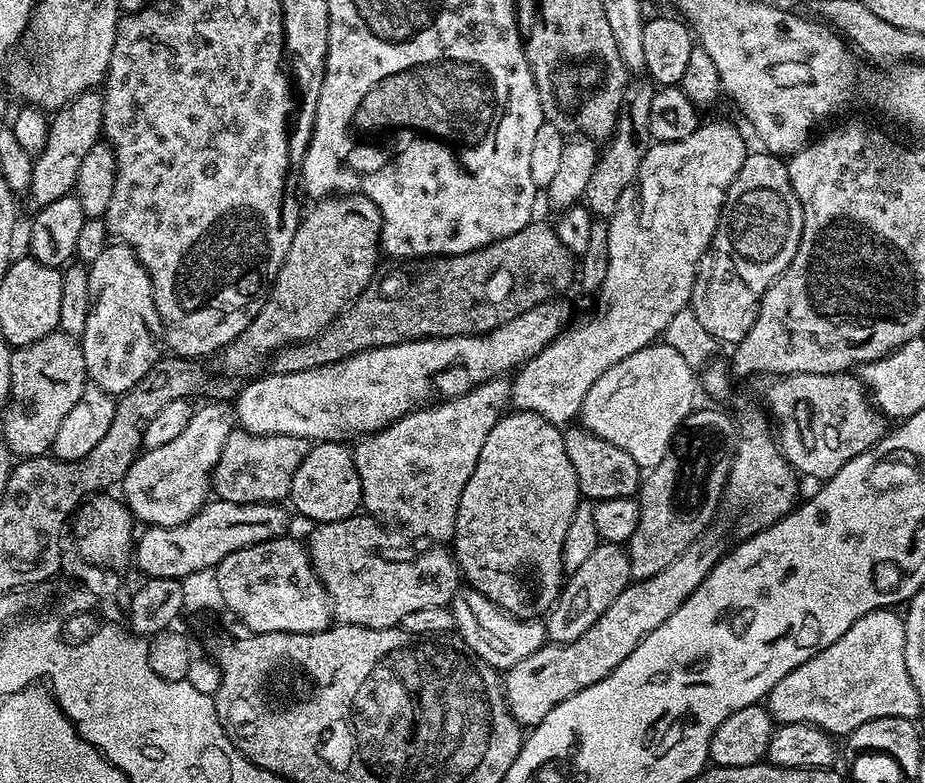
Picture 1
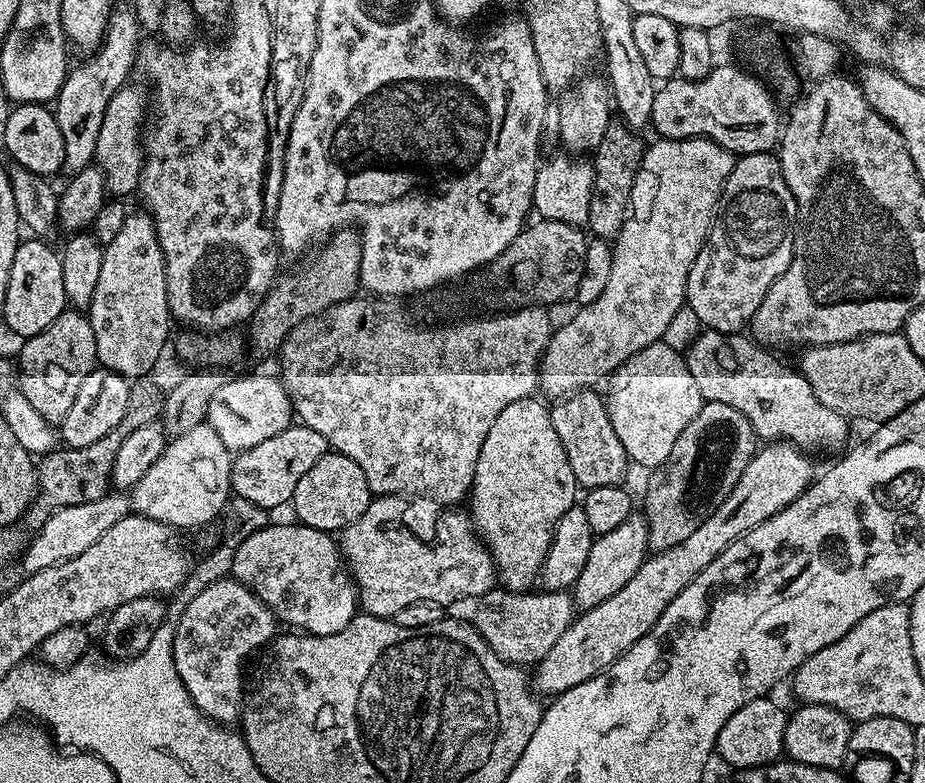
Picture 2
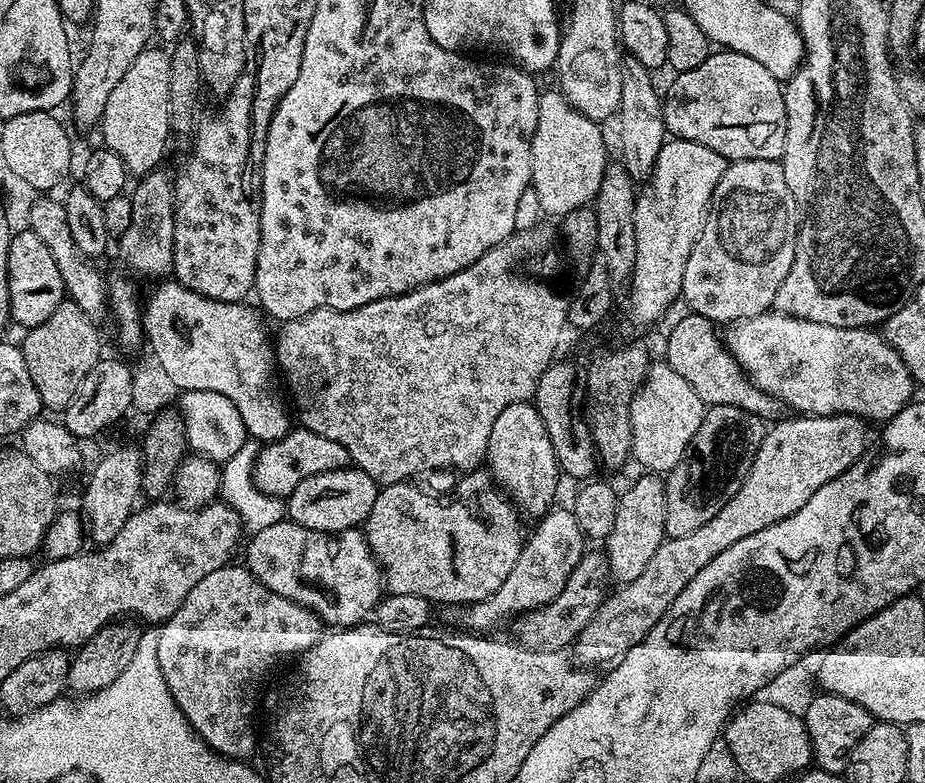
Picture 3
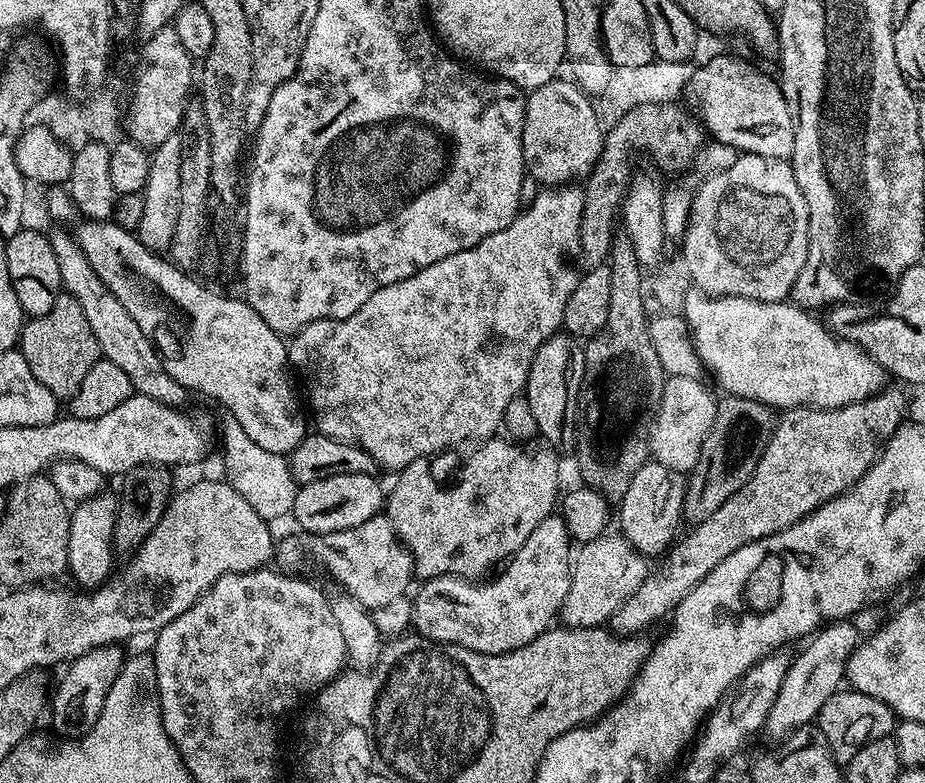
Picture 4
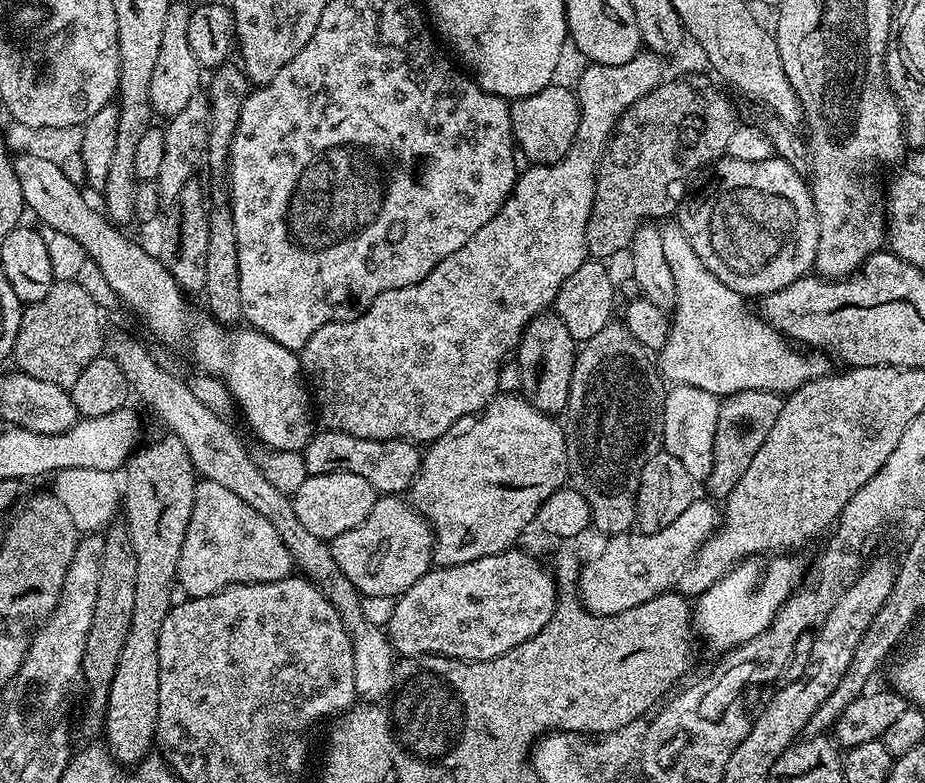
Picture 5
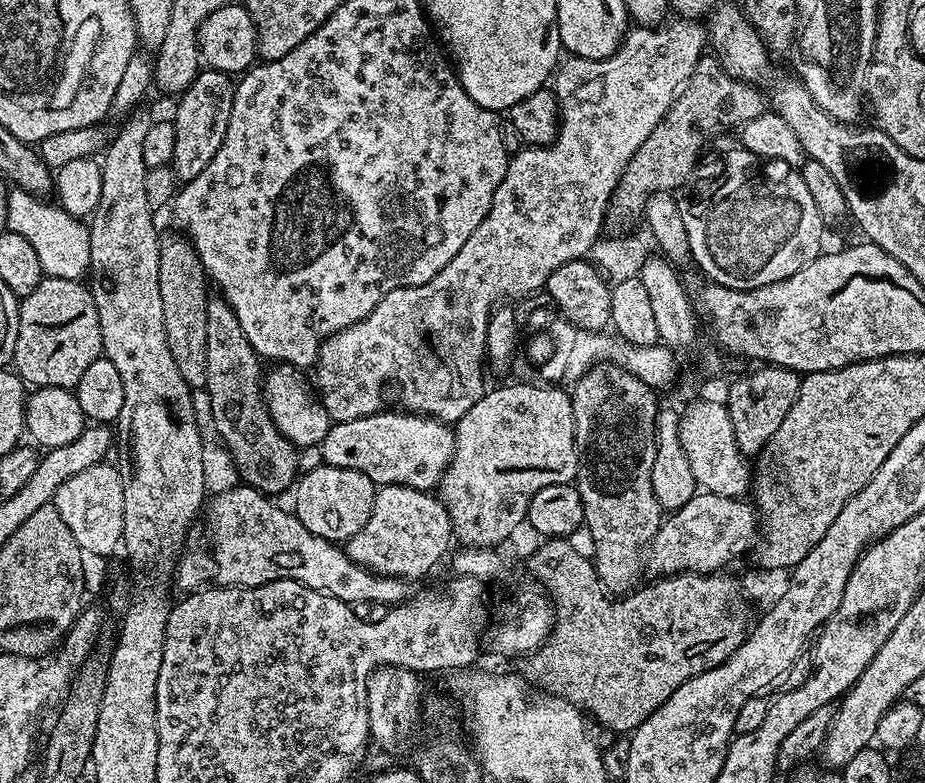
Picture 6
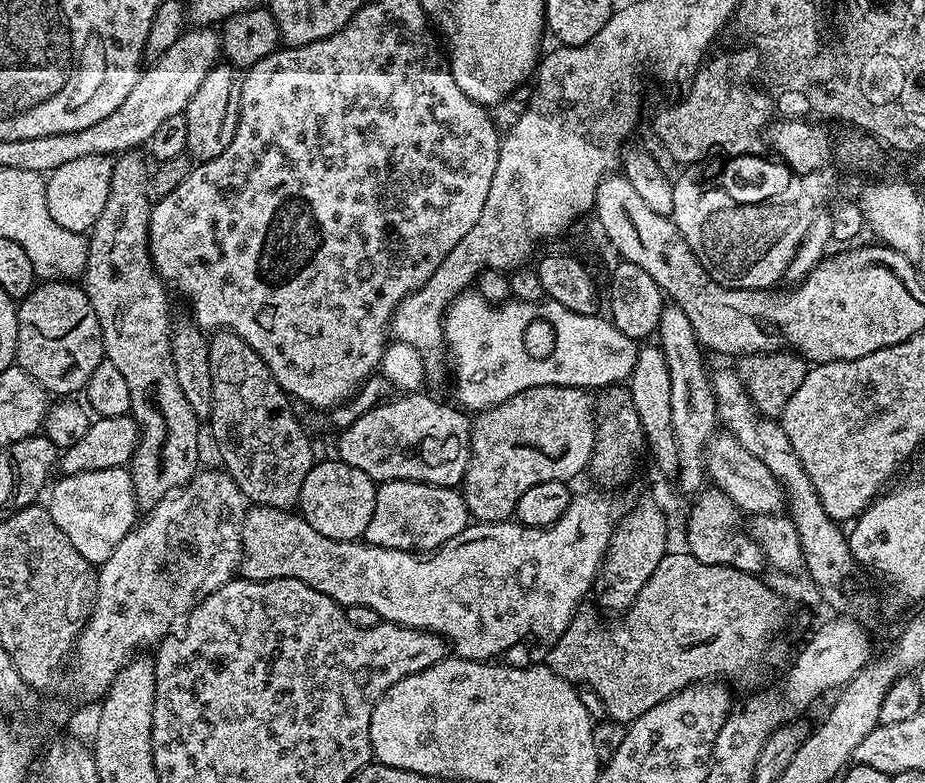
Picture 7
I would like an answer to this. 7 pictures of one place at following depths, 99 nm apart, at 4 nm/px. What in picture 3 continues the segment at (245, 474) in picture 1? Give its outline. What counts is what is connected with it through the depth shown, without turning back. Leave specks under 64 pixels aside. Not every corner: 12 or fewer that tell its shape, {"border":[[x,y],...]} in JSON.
{"border":[[296,426],[257,451],[252,478],[287,498],[347,468],[346,446]]}

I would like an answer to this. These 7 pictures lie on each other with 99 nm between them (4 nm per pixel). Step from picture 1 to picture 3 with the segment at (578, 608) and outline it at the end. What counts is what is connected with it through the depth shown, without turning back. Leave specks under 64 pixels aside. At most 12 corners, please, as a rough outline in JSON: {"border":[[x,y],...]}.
{"border":[[640,474],[619,493],[608,571],[629,584],[666,538],[666,490]]}

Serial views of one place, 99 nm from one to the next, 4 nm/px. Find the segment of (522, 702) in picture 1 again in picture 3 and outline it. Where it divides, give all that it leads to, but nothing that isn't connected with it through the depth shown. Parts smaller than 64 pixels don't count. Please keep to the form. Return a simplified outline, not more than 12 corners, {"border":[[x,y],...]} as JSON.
{"border":[[859,416],[777,419],[738,494],[605,595],[577,665],[654,630],[710,558],[865,455]]}

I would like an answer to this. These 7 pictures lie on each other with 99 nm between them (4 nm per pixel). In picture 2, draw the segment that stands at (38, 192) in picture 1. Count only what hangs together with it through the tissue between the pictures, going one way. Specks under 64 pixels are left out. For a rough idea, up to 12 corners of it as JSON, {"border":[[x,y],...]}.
{"border":[[112,9],[100,47],[54,101],[63,171],[95,161],[106,106],[129,83],[142,29]]}

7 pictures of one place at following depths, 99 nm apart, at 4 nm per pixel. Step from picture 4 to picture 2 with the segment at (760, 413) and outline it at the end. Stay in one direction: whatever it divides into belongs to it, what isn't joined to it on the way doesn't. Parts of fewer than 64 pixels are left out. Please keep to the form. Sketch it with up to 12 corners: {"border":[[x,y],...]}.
{"border":[[705,402],[649,475],[649,549],[690,538],[757,451],[746,414]]}

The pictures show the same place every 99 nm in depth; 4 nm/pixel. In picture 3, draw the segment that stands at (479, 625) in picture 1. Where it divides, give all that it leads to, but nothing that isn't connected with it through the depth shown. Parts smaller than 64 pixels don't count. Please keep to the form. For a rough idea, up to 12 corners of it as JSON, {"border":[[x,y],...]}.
{"border":[[585,551],[554,602],[515,617],[525,648],[575,645],[610,584]]}

